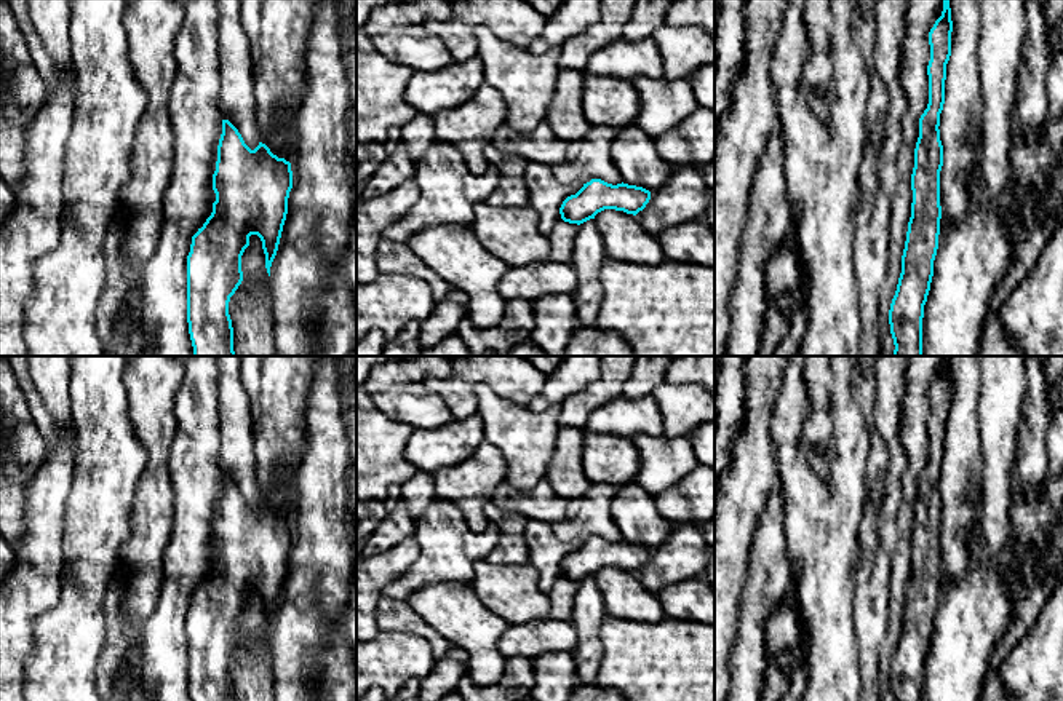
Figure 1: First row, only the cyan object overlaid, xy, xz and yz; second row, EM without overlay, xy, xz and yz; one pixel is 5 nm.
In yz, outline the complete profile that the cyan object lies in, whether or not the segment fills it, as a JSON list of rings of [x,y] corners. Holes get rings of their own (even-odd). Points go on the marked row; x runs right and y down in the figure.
[[[943,0],[942,16],[929,32],[929,104],[919,118],[919,137],[911,174],[911,217],[902,255],[902,273],[889,310],[894,356],[922,356],[924,305],[934,276],[940,235],[940,171],[943,145],[940,113],[945,104],[946,64],[951,56],[951,8]]]

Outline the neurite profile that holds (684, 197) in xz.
[[[679,166],[662,187],[651,192],[649,203],[636,217],[647,233],[659,236],[671,227],[700,220],[710,196],[702,169]]]

